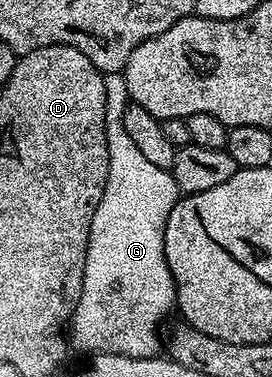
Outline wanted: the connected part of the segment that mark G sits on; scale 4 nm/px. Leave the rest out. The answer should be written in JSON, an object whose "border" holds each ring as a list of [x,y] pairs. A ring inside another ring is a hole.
{"border":[[[124,74],[105,75],[105,136],[109,168],[107,185],[103,197],[91,217],[91,233],[87,245],[87,257],[83,269],[83,289],[79,293],[79,305],[75,309],[67,335],[81,351],[93,355],[122,355],[136,359],[152,359],[162,350],[163,339],[157,336],[161,319],[174,310],[177,302],[177,290],[171,277],[171,269],[165,260],[163,237],[165,222],[171,209],[177,203],[179,192],[175,185],[172,170],[147,161],[141,152],[127,137],[125,111],[130,105],[127,93],[127,81]]]}

